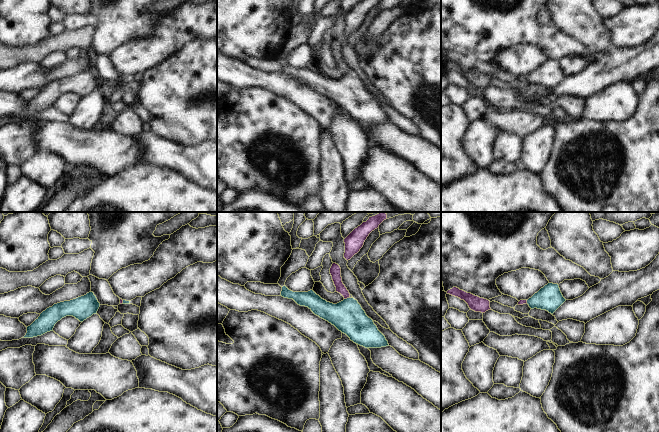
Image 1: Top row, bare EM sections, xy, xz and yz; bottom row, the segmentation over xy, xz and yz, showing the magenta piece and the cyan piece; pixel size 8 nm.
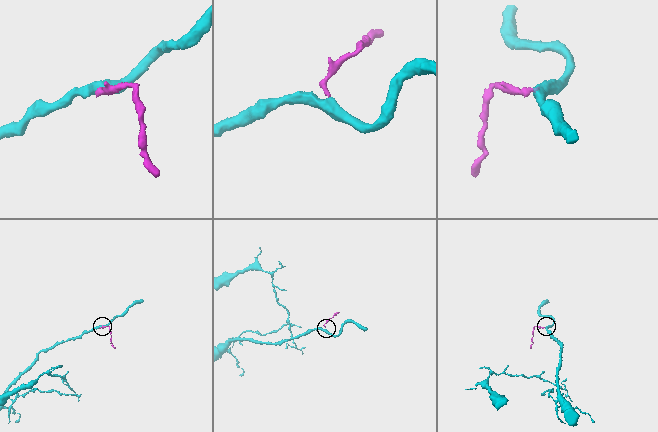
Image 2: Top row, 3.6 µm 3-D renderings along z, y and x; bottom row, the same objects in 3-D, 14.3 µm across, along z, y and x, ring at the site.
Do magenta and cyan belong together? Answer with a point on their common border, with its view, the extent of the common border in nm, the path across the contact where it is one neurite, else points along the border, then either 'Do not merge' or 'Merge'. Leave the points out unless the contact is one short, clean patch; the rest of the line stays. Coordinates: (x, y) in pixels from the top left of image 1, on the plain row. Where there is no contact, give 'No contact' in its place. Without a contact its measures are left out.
Touches magenta at xz (346, 74). Shared border 50 nm. Path across: xz (335, 46), (337, 58), (346, 74), (347, 92). Merge

